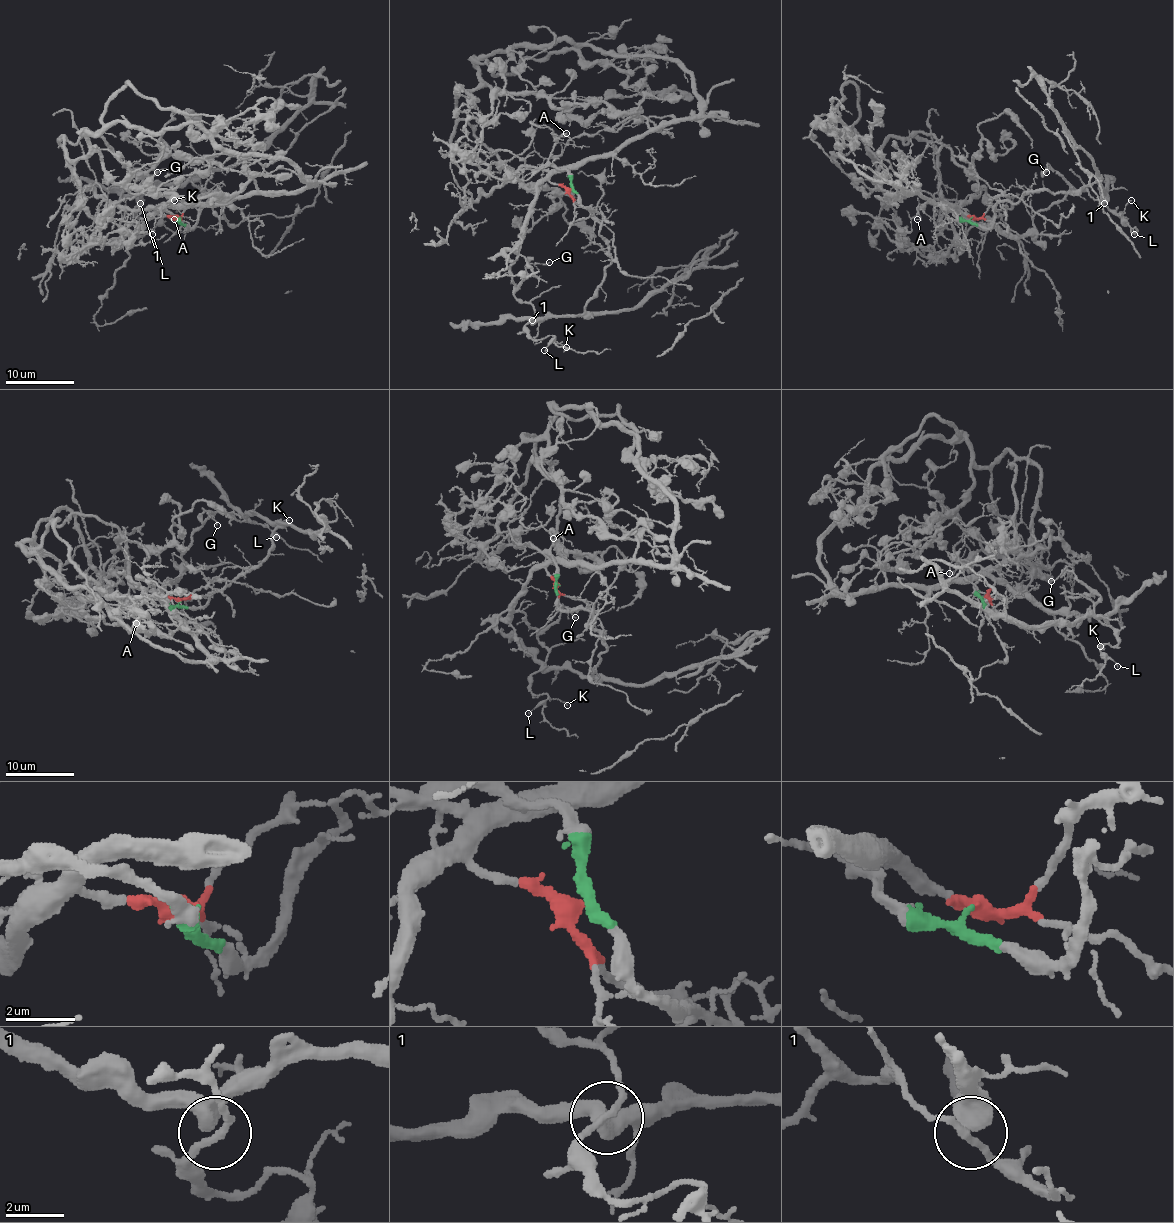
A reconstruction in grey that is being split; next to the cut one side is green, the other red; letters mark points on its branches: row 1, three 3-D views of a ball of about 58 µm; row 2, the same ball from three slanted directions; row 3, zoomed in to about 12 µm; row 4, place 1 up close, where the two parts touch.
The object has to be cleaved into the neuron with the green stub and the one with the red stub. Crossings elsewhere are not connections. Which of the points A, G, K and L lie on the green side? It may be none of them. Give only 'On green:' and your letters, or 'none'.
On green: A

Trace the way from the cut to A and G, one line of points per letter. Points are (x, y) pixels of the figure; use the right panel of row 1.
A: (972, 217), (959, 220), (942, 205), (927, 203), (918, 212), (920, 219), (916, 219)
G: (973, 217), (965, 215), (972, 222), (1021, 234), (1035, 214), (1057, 203), (1070, 184), (1049, 164), (1045, 172)

